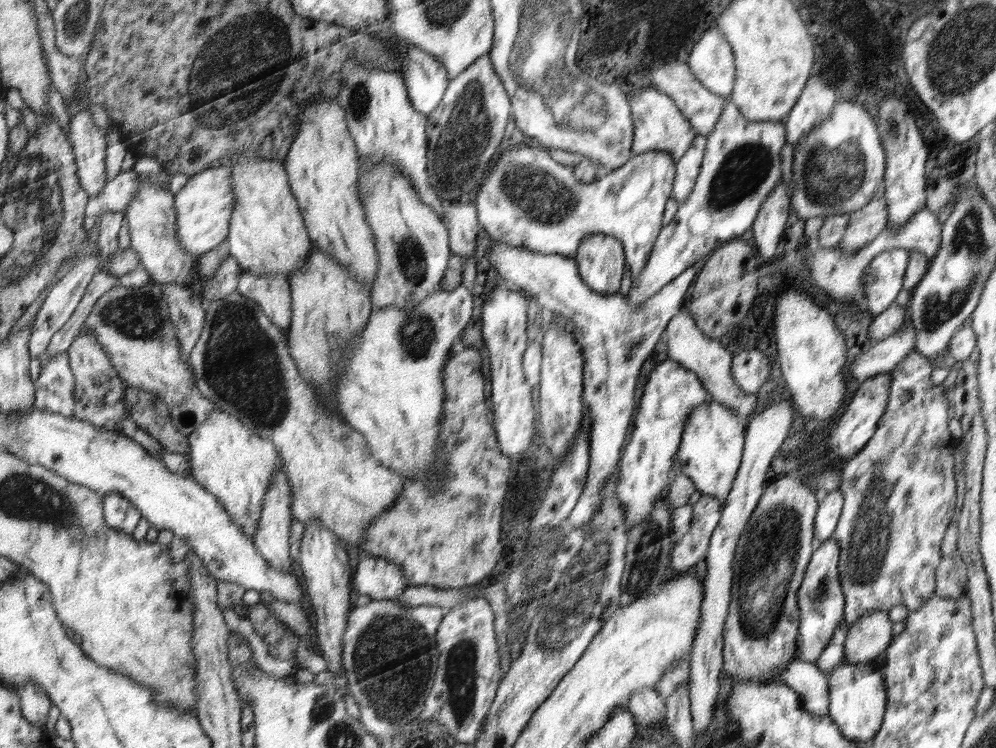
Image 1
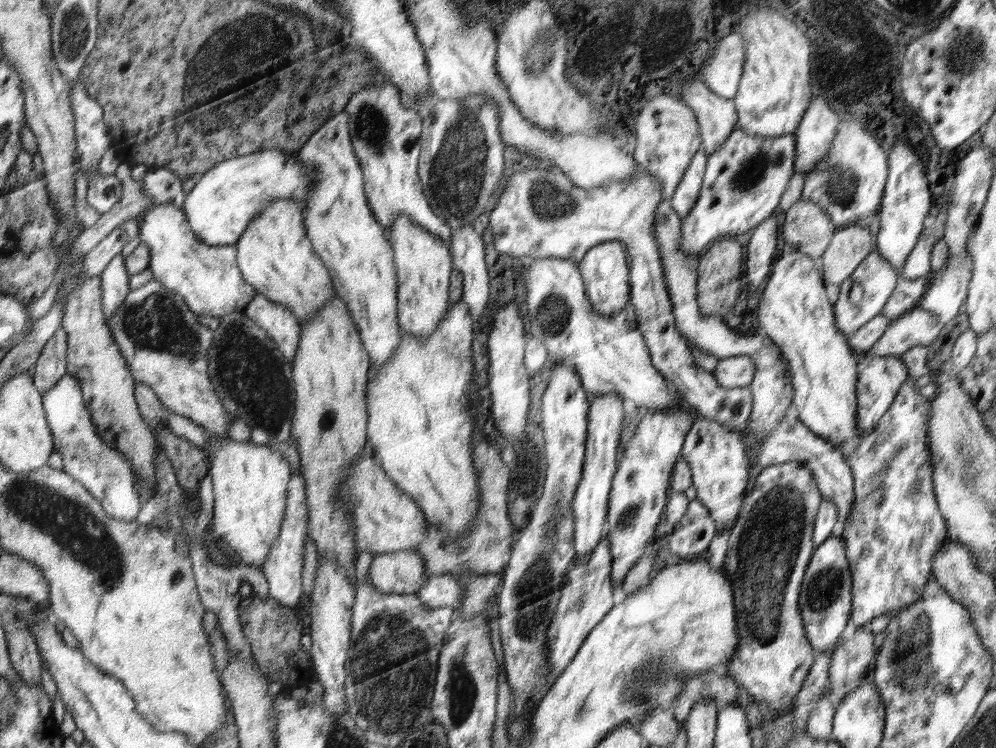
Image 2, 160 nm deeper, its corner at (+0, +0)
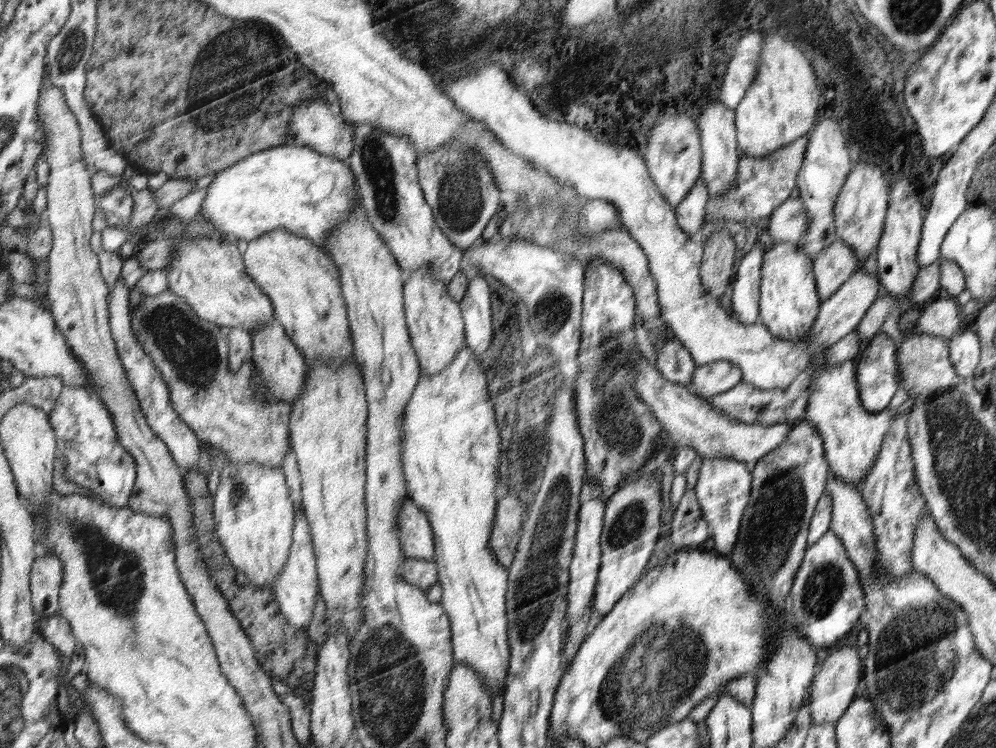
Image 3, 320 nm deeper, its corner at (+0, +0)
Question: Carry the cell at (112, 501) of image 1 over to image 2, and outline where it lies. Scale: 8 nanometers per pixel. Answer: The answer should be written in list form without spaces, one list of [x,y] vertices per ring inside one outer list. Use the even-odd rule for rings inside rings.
[[[65,374],[46,391],[43,398],[45,416],[54,435],[56,451],[62,456],[62,470],[83,483],[102,503],[107,515],[118,520],[134,521],[143,504],[136,489],[131,464],[122,453],[115,451],[101,439],[93,424],[93,416],[85,405],[79,379]]]

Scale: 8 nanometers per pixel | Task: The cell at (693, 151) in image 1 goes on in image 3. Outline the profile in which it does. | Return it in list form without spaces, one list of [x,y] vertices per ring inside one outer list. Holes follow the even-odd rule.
[[[699,176],[686,198],[683,198],[682,202],[679,202],[679,205],[674,208],[676,210],[677,222],[688,236],[694,236],[703,228],[709,199],[707,186],[701,179],[701,176]]]

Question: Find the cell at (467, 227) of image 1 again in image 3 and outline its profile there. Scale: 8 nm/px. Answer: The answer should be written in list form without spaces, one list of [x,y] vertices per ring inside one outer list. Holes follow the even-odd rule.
[[[476,274],[468,285],[464,299],[460,301],[465,320],[465,345],[473,348],[478,359],[485,358],[492,338],[490,286],[487,281],[482,274]]]

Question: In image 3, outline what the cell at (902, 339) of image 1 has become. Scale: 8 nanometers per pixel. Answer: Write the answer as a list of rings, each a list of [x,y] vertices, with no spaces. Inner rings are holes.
[[[938,296],[926,304],[922,315],[914,321],[913,333],[950,339],[966,325],[971,324],[970,319],[961,319],[960,310],[961,308],[954,298]]]

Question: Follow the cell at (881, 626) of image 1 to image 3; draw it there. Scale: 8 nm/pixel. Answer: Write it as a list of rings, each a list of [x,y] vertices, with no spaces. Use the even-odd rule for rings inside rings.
[[[845,645],[841,648],[832,648],[820,666],[820,672],[814,676],[809,686],[809,690],[811,690],[809,709],[813,724],[835,723],[855,698],[856,686],[858,686],[863,674],[863,661],[860,660],[858,651],[858,646]]]

